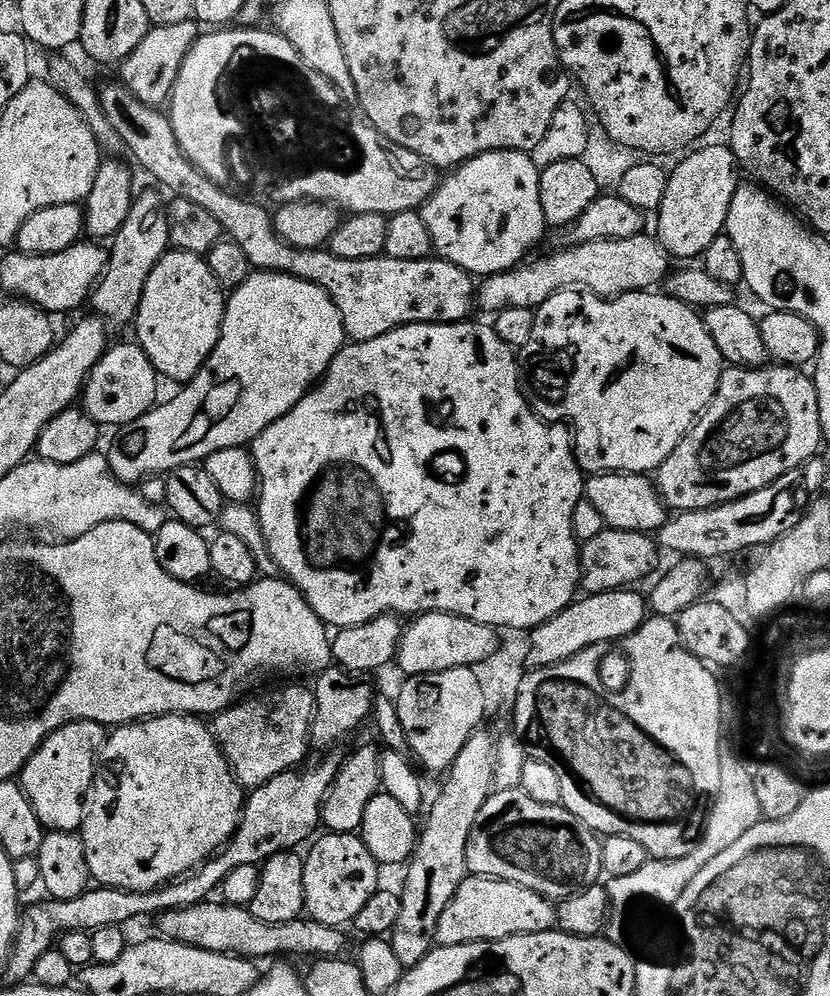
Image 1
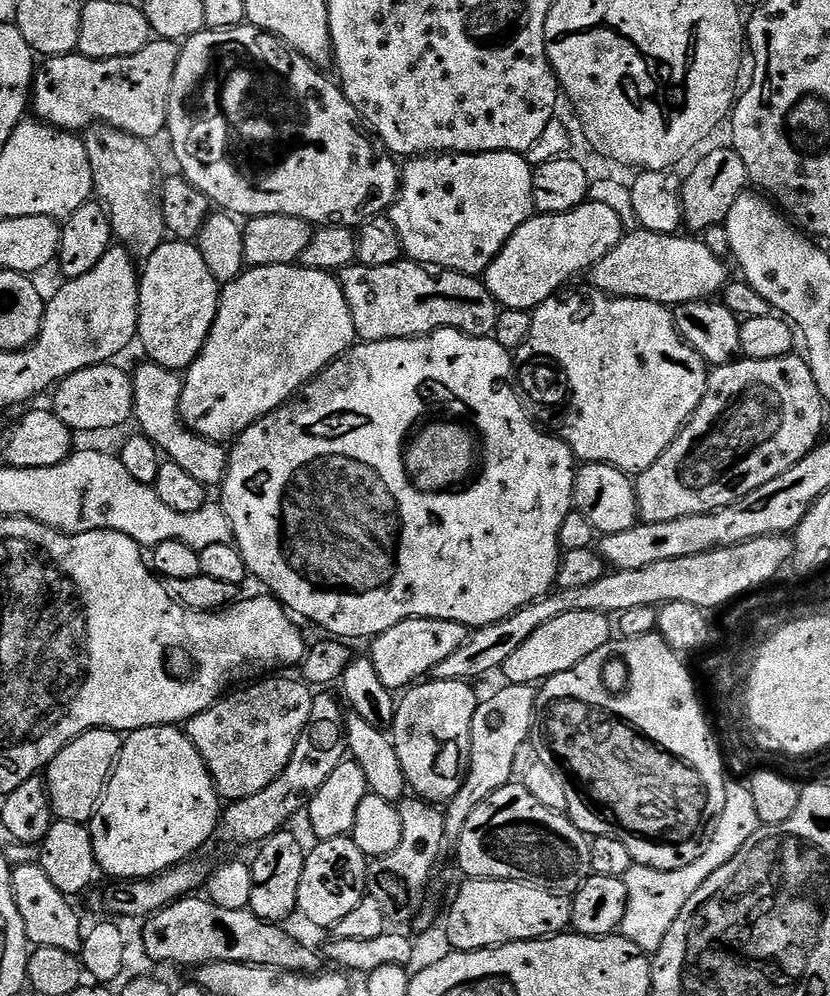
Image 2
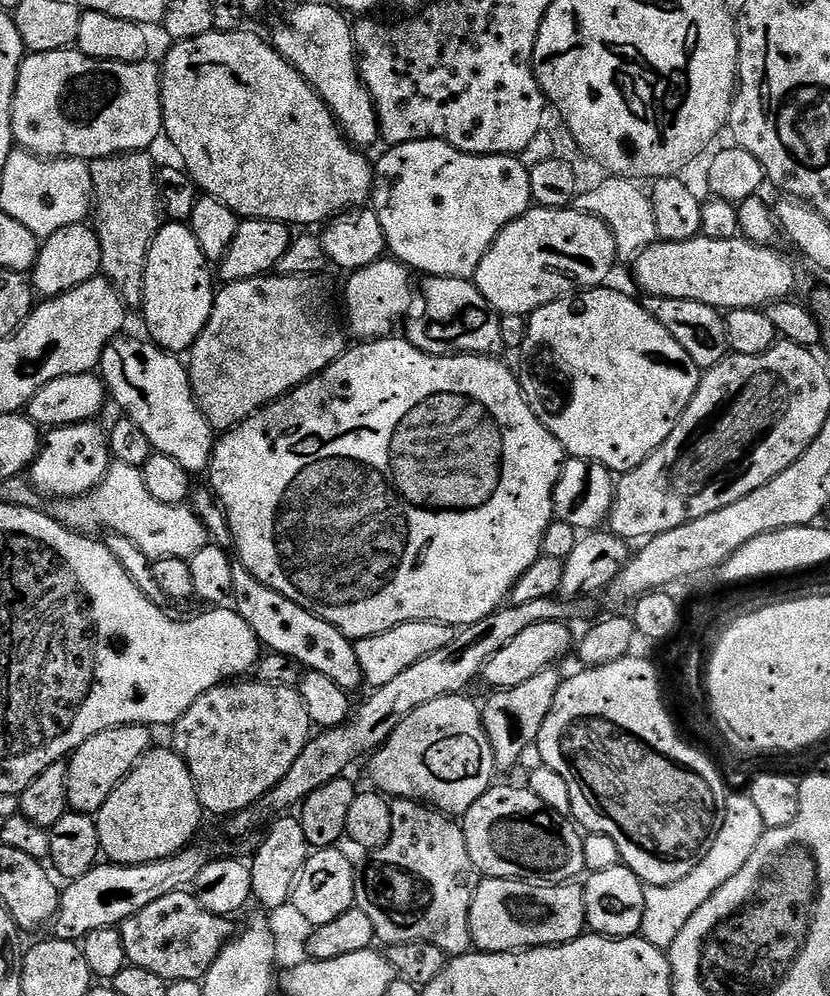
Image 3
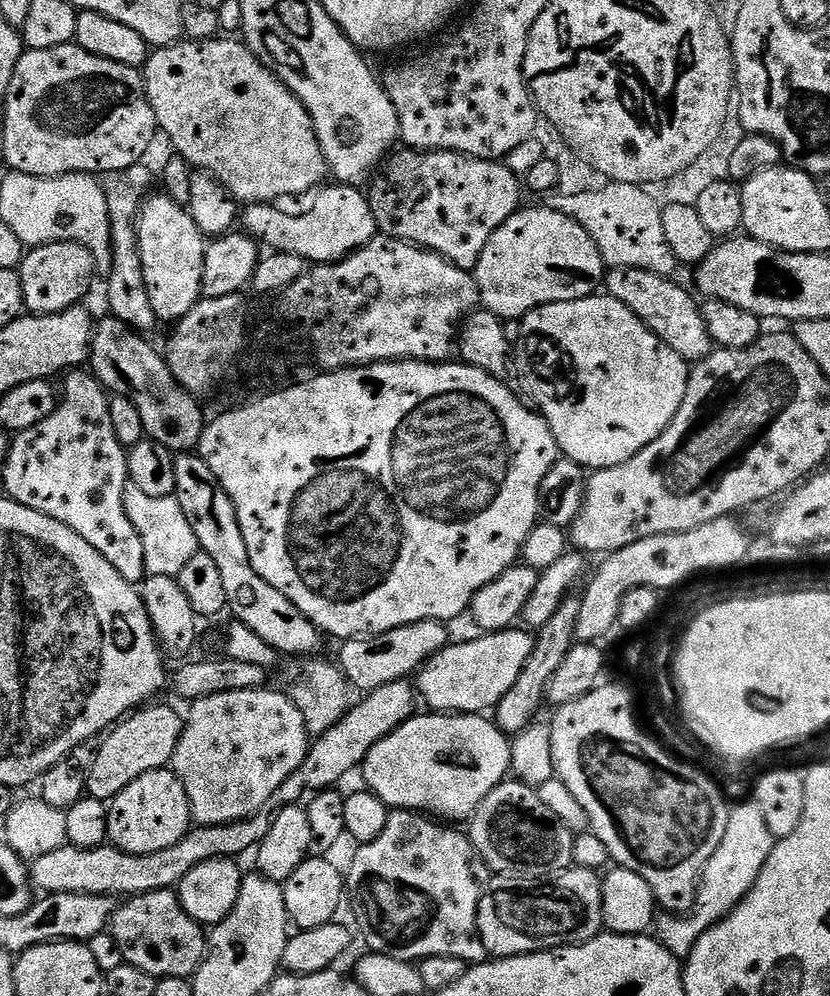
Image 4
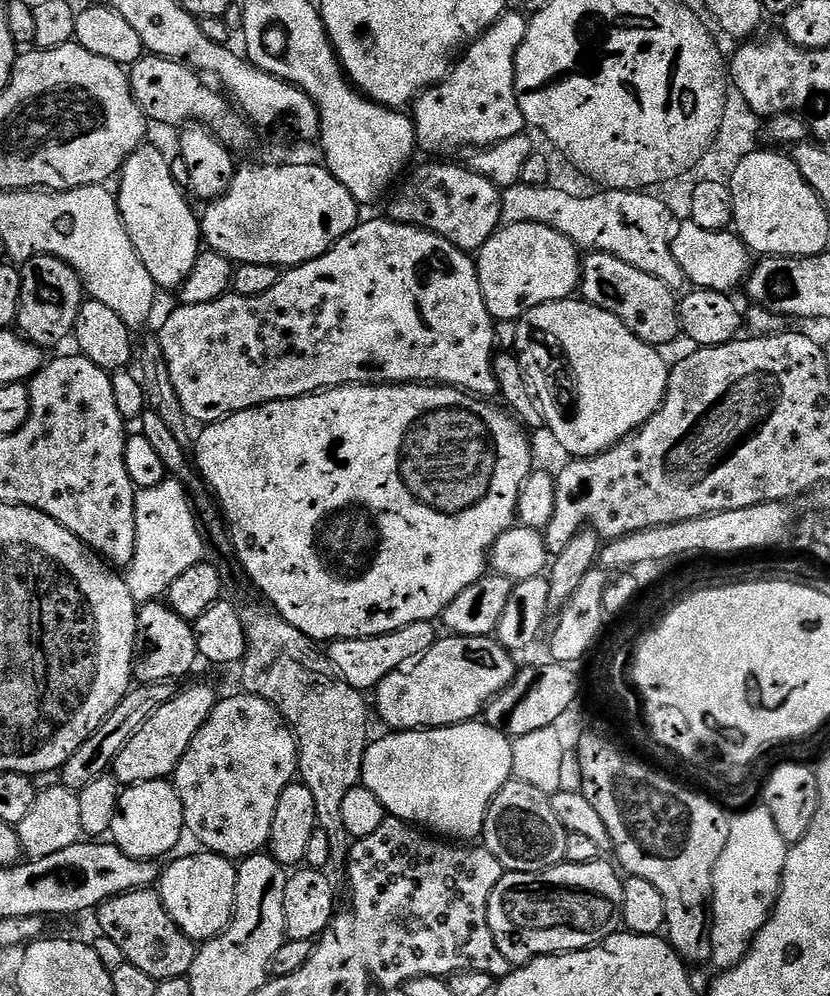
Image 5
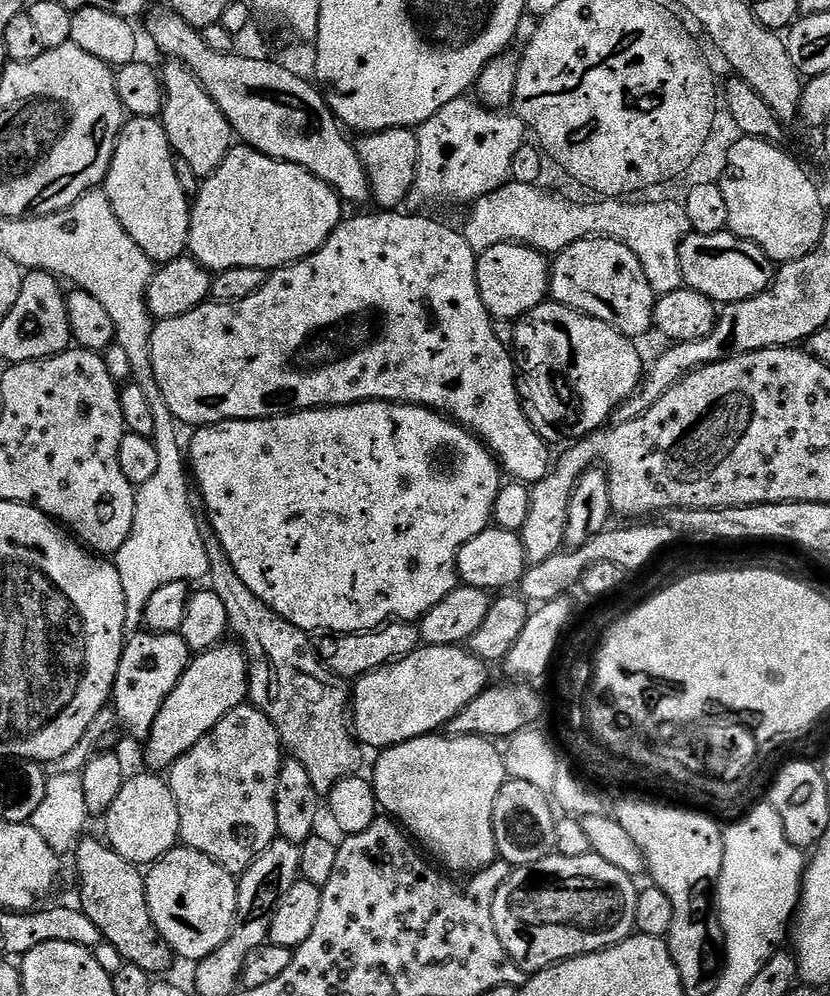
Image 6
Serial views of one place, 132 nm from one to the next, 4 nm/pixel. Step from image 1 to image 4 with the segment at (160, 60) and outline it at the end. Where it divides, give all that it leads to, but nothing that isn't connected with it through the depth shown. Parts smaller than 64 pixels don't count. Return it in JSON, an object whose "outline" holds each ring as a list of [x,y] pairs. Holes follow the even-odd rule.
{"outline":[[[75,42],[63,44],[50,50],[28,50],[20,57],[18,66],[14,70],[14,78],[10,78],[10,90],[6,94],[6,106],[2,109],[4,116],[4,160],[13,172],[30,174],[31,176],[65,176],[75,172],[89,174],[107,174],[121,172],[130,166],[141,163],[145,159],[152,139],[158,136],[154,110],[148,101],[144,89],[144,78],[139,68],[122,66],[118,62],[110,62],[106,58],[98,58],[86,50],[82,50]]]}

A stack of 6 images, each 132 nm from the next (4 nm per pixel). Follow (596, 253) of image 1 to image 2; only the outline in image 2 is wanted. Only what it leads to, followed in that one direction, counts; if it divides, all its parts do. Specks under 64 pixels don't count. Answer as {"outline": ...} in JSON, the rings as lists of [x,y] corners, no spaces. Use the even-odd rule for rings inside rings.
{"outline":[[[629,231],[618,242],[618,246],[614,246],[614,250],[602,258],[602,262],[590,269],[591,287],[613,298],[649,300],[665,306],[707,300],[723,293],[724,285],[730,280],[725,261],[714,255],[703,239],[684,235]]]}

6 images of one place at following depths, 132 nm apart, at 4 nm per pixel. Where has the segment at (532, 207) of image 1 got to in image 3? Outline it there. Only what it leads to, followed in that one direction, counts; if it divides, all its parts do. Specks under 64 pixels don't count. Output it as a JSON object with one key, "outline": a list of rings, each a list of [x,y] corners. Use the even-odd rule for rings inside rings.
{"outline":[[[444,140],[394,144],[387,151],[374,164],[370,208],[376,213],[378,222],[382,222],[387,251],[413,273],[472,280],[498,234],[533,207],[530,169],[515,155],[471,156],[469,152],[459,152]]]}

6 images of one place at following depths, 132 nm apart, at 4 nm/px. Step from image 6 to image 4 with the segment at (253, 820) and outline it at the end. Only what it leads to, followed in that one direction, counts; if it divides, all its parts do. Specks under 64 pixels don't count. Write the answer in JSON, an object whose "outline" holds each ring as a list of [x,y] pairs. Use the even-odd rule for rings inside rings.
{"outline":[[[265,686],[254,690],[234,690],[230,694],[210,694],[201,700],[191,701],[189,712],[186,712],[186,723],[182,738],[172,755],[170,765],[173,772],[186,790],[190,802],[192,819],[197,825],[222,826],[250,818],[266,802],[270,794],[302,766],[310,747],[310,737],[306,722],[292,701],[291,696],[283,691],[271,692]]]}

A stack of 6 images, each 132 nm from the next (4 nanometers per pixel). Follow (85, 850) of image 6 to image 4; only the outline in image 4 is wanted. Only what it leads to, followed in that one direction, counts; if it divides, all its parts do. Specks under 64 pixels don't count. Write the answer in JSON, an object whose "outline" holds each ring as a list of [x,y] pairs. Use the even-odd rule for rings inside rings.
{"outline":[[[172,890],[151,892],[125,899],[110,917],[110,931],[114,942],[118,942],[118,946],[122,950],[124,963],[138,966],[138,970],[146,970],[146,974],[157,978],[162,976],[191,978],[195,976],[208,950],[205,929],[197,920],[190,918],[190,914],[184,912],[179,895]]]}

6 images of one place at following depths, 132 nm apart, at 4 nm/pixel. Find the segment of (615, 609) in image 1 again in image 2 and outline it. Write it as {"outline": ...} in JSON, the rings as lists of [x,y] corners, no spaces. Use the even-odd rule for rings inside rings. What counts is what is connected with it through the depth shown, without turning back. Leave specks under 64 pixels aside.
{"outline":[[[578,610],[574,614],[562,614],[562,618],[546,622],[546,626],[534,630],[534,634],[530,634],[530,638],[526,638],[526,642],[522,642],[522,646],[518,646],[510,658],[506,658],[503,671],[507,683],[536,686],[554,674],[562,674],[578,666],[582,658],[594,654],[594,650],[606,646],[613,639],[614,624],[608,620],[611,619],[605,613]]]}

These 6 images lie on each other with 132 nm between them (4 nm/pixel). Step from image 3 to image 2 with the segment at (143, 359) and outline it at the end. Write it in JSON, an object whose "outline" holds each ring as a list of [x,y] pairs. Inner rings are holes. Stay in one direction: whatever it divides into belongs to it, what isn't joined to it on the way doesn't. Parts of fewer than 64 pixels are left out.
{"outline":[[[144,362],[137,372],[131,373],[134,386],[134,413],[135,423],[140,423],[139,431],[150,442],[154,442],[161,453],[171,463],[182,466],[186,474],[198,478],[204,487],[209,490],[219,489],[224,482],[224,476],[228,473],[229,449],[223,443],[207,440],[197,432],[184,425],[184,421],[178,418],[178,401],[182,380],[173,369],[163,368],[151,362]]]}

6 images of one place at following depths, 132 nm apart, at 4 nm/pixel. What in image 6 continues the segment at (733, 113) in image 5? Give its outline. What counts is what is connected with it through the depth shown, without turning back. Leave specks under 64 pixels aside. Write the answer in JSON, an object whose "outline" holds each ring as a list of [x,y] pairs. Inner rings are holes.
{"outline":[[[685,26],[684,36],[688,36],[688,44],[696,48],[696,56],[700,56],[700,64],[712,68],[711,74],[708,75],[708,80],[712,80],[712,124],[708,124],[708,136],[704,136],[704,144],[700,144],[700,152],[696,152],[696,156],[692,156],[692,160],[688,160],[688,164],[684,164],[684,168],[676,172],[676,176],[668,176],[668,180],[656,180],[656,184],[644,184],[644,188],[636,191],[637,197],[648,202],[662,202],[663,200],[682,202],[688,197],[690,190],[694,190],[694,186],[717,183],[726,170],[730,150],[742,139],[738,126],[726,106],[724,86],[725,77],[729,75],[730,69],[722,50],[718,50],[718,46],[708,37],[707,32],[699,27]]]}

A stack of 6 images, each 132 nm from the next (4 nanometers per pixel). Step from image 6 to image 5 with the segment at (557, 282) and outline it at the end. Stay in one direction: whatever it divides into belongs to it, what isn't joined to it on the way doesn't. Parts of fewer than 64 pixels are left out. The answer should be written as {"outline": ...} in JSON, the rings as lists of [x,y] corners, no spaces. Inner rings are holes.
{"outline":[[[588,252],[583,257],[580,265],[580,287],[578,292],[588,304],[593,304],[610,314],[614,314],[614,318],[618,318],[623,322],[635,336],[642,338],[642,342],[653,346],[665,346],[664,344],[670,343],[675,336],[679,337],[681,335],[677,293],[668,288],[666,282],[662,282],[650,274],[642,274],[642,270],[622,262],[622,258],[614,258],[605,252]]]}

